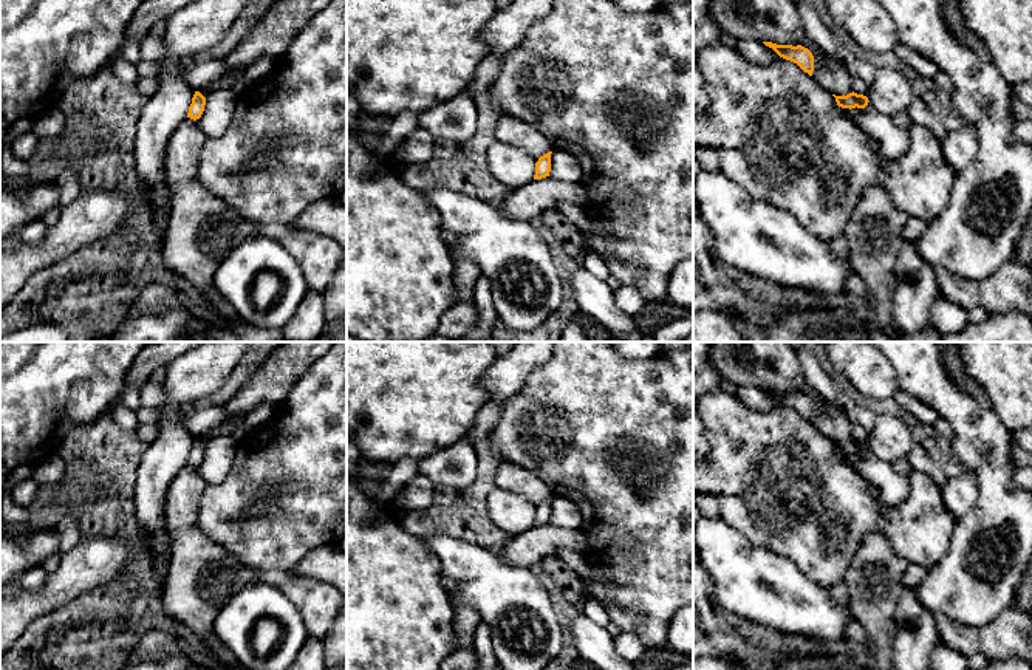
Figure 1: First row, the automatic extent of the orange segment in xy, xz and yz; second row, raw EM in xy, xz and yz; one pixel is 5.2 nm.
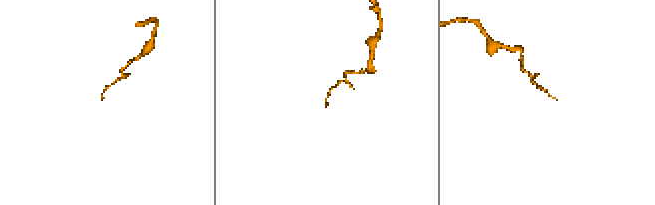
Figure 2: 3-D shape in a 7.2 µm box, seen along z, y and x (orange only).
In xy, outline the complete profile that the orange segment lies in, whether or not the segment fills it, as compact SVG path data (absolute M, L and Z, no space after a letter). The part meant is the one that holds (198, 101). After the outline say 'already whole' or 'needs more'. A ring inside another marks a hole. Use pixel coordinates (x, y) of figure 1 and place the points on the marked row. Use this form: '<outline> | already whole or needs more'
M195 91L192 104L189 107L187 118L193 121L200 119L204 111L204 105L206 105L206 97L200 91Z | already whole

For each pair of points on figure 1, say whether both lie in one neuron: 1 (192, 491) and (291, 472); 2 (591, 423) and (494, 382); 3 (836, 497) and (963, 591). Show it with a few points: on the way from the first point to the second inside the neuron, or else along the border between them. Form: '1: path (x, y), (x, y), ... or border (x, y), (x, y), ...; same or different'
1: border (206, 485), (198, 502), (197, 525); different
2: border (540, 365), (503, 403); different
3: border (950, 536), (947, 553), (930, 568); different

